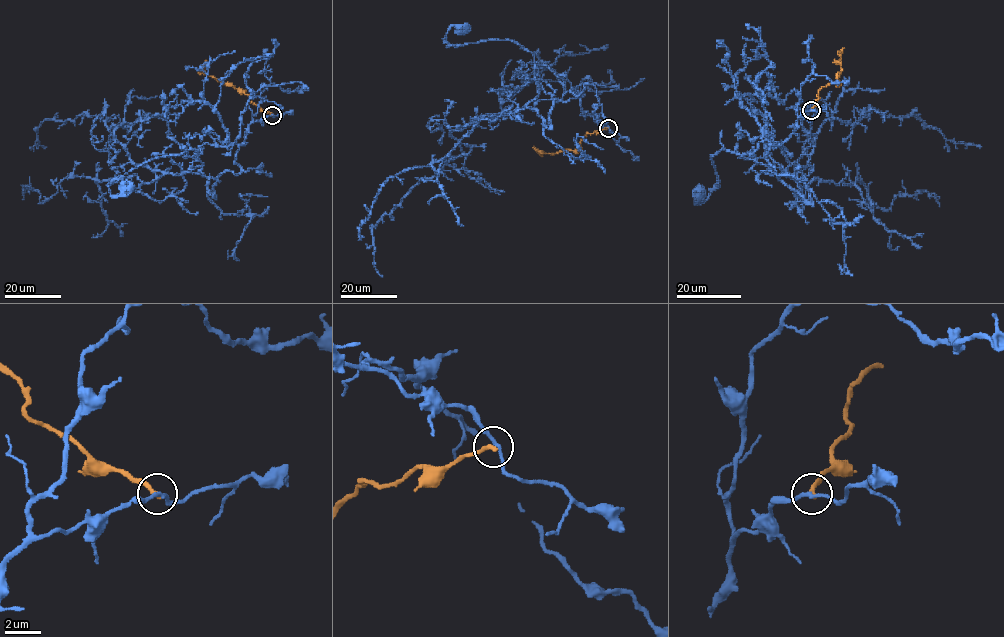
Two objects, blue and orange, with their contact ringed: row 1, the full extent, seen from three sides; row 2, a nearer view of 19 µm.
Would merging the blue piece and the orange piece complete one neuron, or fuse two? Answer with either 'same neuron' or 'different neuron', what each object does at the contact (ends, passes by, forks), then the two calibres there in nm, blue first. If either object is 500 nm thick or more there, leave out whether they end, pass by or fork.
different neuron; blue passes by; orange ends there; 180 nm thick on the blue side, 260 nm on the other

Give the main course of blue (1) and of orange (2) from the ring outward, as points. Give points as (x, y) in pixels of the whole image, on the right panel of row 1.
1: (811, 110), (767, 152), (808, 202), (804, 183), (724, 149), (711, 156), (718, 185), (698, 193)
2: (811, 110), (819, 97), (818, 92), (827, 85), (836, 84), (840, 73), (840, 51), (844, 48)

